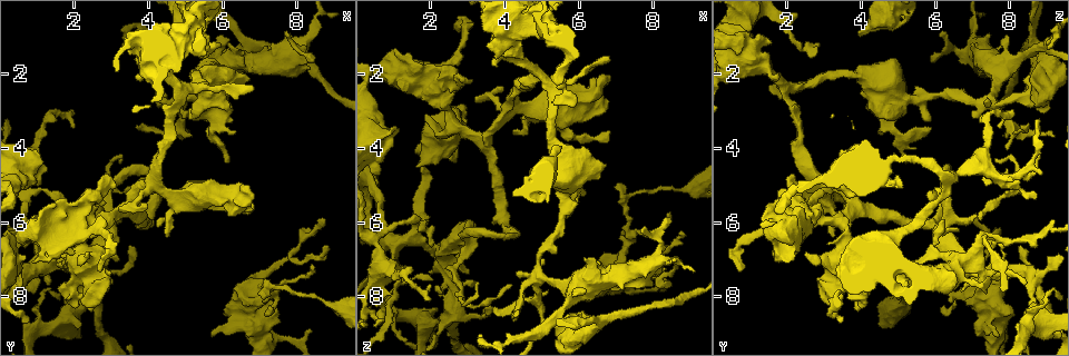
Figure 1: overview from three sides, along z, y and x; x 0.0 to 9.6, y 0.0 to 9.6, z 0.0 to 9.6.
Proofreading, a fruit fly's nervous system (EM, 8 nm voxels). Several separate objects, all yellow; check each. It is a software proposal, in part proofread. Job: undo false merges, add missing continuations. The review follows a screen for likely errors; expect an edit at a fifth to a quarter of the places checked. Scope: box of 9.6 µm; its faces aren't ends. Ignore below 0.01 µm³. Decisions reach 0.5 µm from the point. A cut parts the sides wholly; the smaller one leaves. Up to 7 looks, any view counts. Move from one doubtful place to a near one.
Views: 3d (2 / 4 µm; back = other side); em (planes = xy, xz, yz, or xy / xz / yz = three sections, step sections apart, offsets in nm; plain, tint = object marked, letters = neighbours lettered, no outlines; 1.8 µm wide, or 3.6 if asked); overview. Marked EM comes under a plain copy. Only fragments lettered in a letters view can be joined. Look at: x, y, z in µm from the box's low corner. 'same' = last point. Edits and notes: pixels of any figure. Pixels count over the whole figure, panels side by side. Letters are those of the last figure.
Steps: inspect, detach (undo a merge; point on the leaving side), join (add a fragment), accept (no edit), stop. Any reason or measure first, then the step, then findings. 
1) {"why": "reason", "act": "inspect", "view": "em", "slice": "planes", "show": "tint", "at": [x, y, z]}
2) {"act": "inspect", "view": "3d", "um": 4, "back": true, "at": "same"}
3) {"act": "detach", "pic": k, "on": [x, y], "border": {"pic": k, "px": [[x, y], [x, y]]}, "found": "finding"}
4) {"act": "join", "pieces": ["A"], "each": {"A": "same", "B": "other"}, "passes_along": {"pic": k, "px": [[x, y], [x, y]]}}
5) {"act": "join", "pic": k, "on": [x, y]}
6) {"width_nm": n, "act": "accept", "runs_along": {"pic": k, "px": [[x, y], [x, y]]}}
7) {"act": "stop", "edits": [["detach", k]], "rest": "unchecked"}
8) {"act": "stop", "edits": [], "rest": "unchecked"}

{"why": "an open end", "act": "inspect", "view": "3d", "um": 4, "at": [6.80, 2.35, 1.55]}

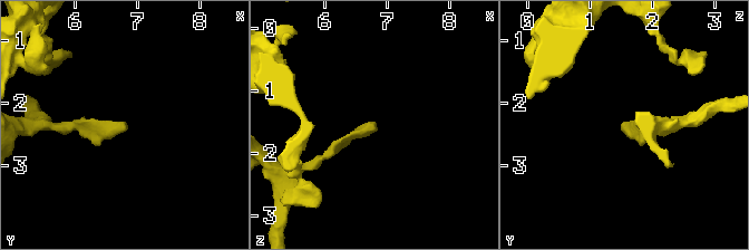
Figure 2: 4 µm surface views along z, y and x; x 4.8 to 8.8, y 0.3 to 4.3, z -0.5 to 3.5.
{"why": "shape alone is not enough", "act": "inspect", "view": "em", "slice": "yz", "step": 16, "show": "tint", "at": [6.80, 2.40, 1.50]}

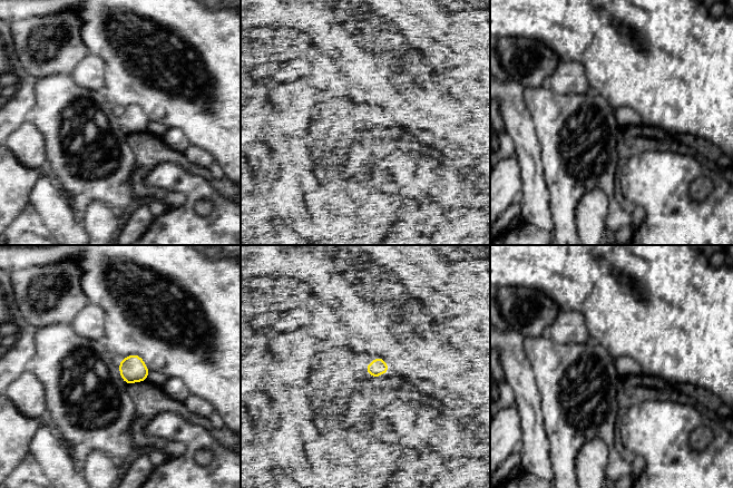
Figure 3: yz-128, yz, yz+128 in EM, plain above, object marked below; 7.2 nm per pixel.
{"why": "another direction", "act": "inspect", "view": "em", "slice": "planes", "show": "letters", "at": "same"}

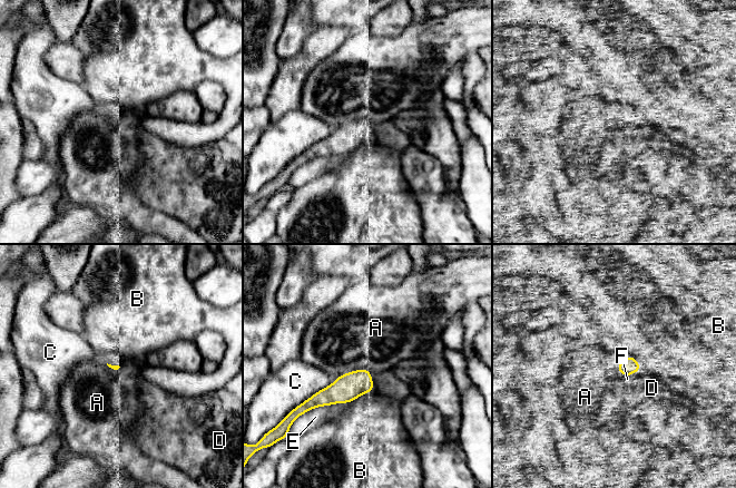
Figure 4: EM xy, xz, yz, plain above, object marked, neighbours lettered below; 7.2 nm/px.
{"act": "accept", "each": {"A": "other", "B": "other", "C": "other", "D": "other", "E": "other", "F": "other"}, "found": "no lettered fragment goes on from it"}

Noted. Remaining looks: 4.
{"why": "touches itself", "act": "inspect", "view": "3d", "um": 4, "back": true, "at": [1.35, 5.85, 1.85]}

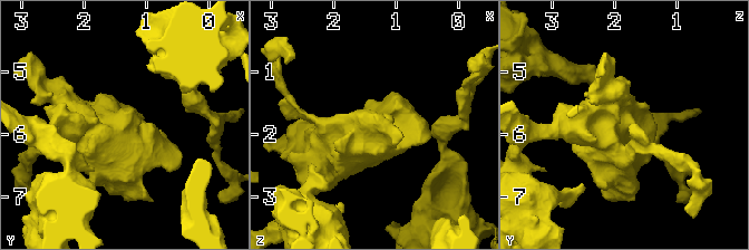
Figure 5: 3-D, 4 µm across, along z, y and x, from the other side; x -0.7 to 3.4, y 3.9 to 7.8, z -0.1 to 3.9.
{"act": "inspect", "view": "em", "um": 3.6, "slice": "planes", "show": "letters", "at": [1.30, 5.90, 1.85]}

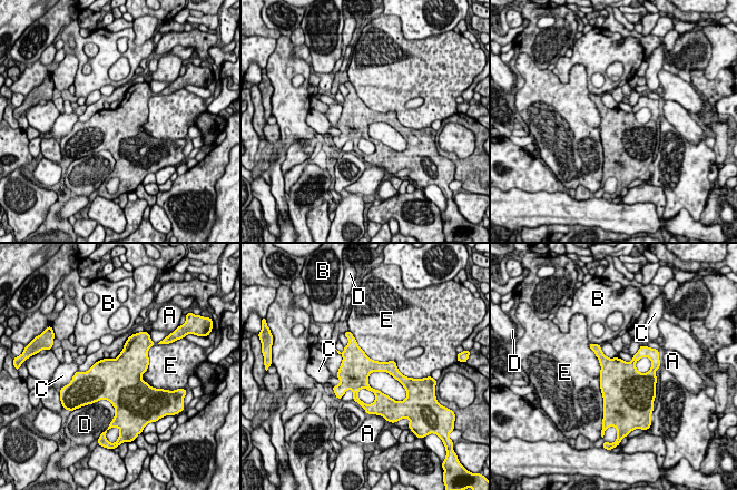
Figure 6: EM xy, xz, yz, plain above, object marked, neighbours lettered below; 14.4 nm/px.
{"longest_contact_nm": ["E", 1000], "act": "accept", "each": {"A": "other", "B": "other", "C": "other", "D": "other", "E": "other"}, "found": "one neuron here"}

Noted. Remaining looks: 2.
{"why": "abrupt turn", "act": "inspect", "view": "em", "slice": "planes", "show": "letters", "at": [4.90, 2.80, 7.35]}

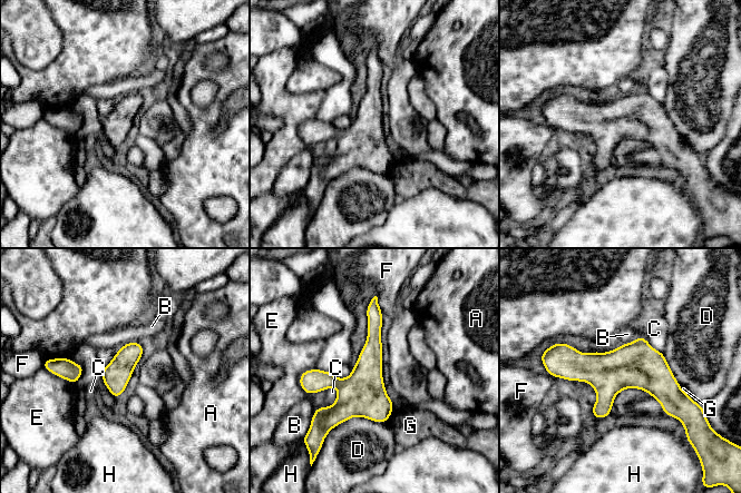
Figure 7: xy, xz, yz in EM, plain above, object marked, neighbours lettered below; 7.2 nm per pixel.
{"act": "accept", "each": {"A": "other", "B": "other", "C": "other", "D": "other", "E": "other", "F": "other", "G": "other", "H": "other"}, "found": "one neuron here"}

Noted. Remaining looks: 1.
{"act": "stop", "edits": [], "rest": "unchecked"}

